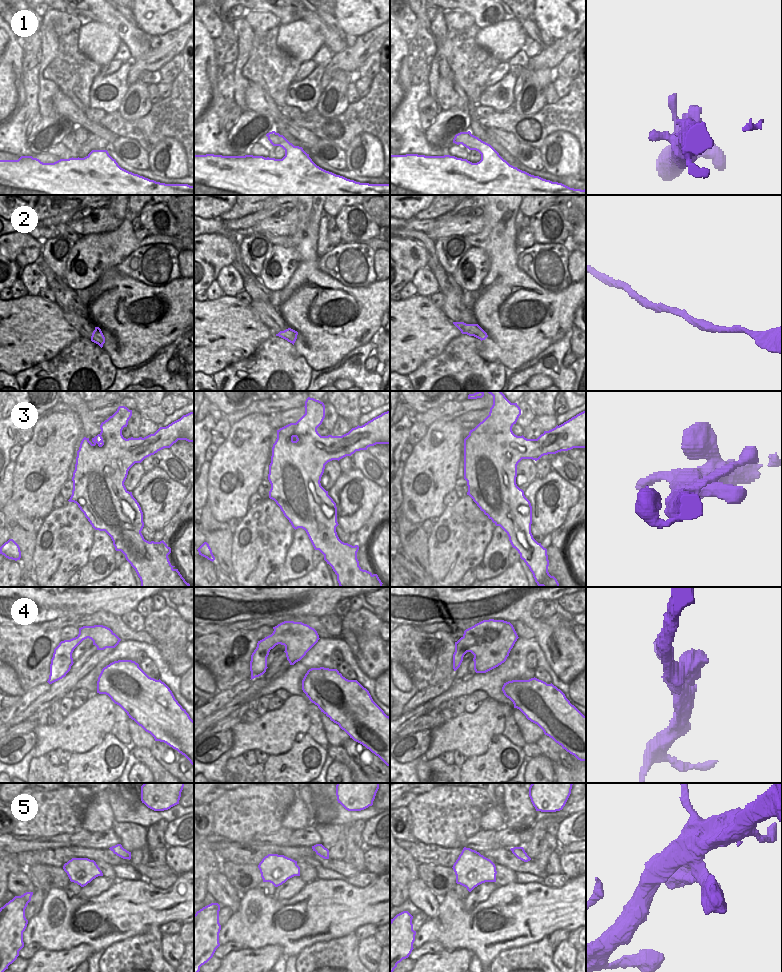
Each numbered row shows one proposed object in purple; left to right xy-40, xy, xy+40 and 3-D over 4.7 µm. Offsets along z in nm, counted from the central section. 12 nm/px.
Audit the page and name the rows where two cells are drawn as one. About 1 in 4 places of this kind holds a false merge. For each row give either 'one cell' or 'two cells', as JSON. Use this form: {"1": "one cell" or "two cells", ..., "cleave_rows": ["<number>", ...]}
{"1": "one cell", "2": "one cell", "3": "one cell", "4": "one cell", "5": "one cell", "cleave_rows": []}

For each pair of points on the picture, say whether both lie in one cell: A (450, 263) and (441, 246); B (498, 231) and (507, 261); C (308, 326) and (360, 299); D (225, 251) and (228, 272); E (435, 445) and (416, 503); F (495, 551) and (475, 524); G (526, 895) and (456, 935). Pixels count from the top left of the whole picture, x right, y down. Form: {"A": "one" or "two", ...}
{"A": "one", "B": "one", "C": "one", "D": "two", "E": "one", "F": "two", "G": "one"}

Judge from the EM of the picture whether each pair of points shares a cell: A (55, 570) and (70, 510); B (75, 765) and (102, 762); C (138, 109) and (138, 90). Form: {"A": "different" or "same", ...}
{"A": "same", "B": "same", "C": "same"}

